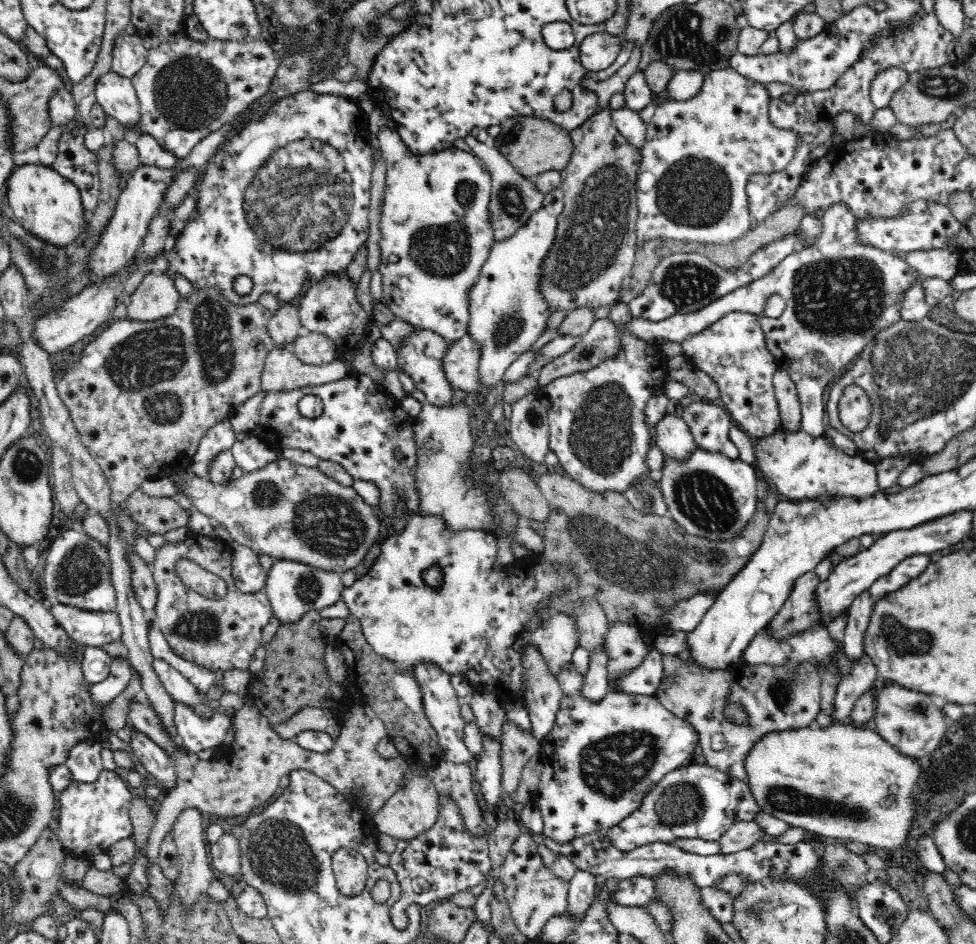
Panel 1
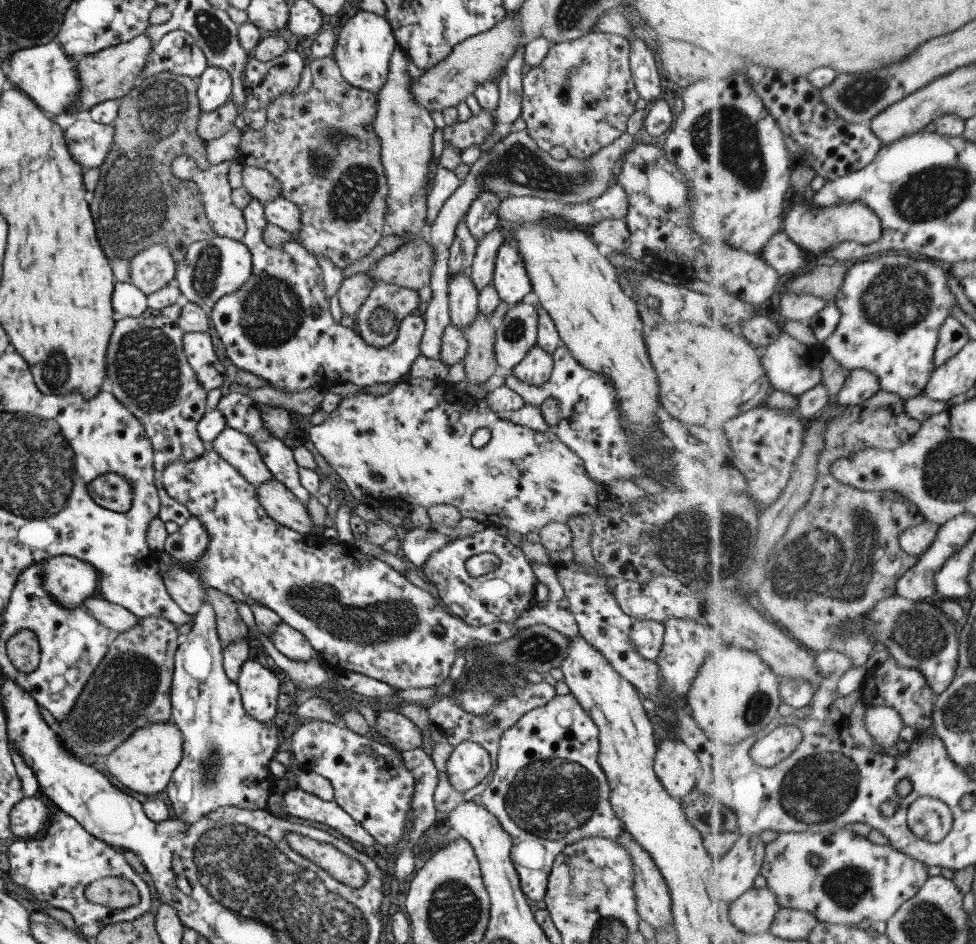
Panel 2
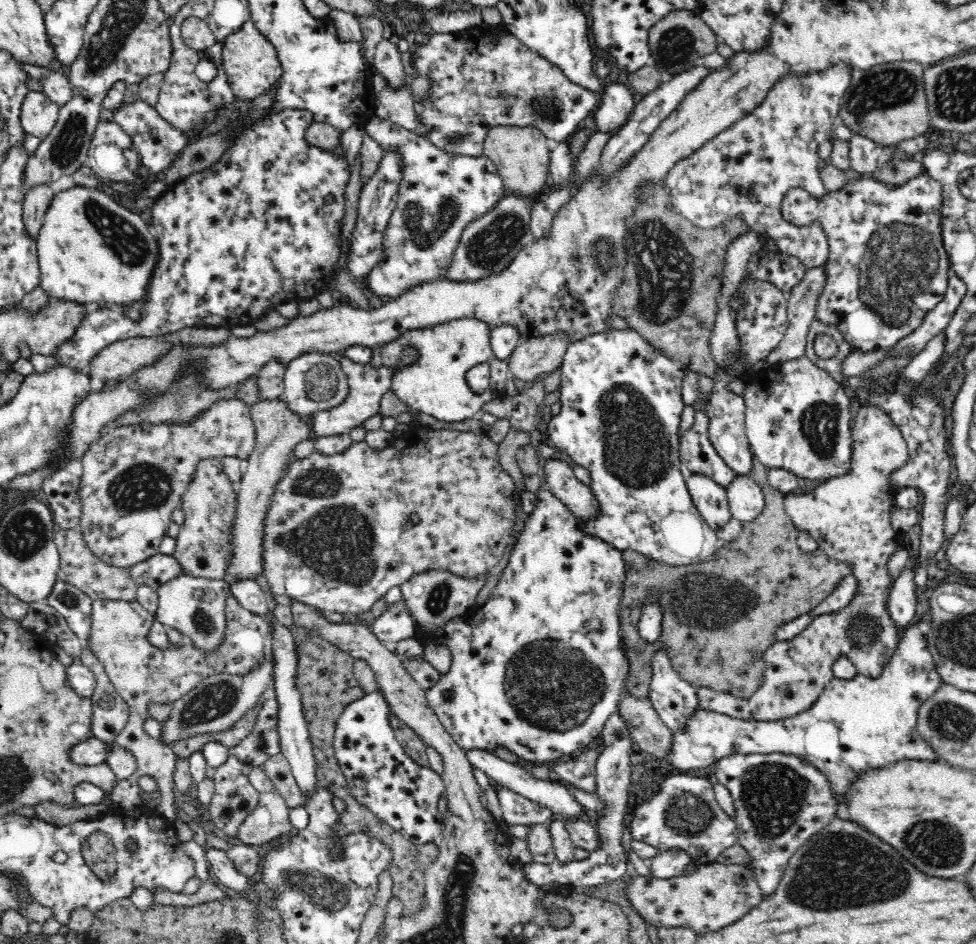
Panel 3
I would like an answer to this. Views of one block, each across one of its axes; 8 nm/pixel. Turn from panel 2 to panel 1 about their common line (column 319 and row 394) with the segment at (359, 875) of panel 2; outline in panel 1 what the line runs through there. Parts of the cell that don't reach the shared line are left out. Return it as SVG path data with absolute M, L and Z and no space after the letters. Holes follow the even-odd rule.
M850 385L842 392L837 412L846 428L854 432L862 432L872 419L872 401L864 388Z

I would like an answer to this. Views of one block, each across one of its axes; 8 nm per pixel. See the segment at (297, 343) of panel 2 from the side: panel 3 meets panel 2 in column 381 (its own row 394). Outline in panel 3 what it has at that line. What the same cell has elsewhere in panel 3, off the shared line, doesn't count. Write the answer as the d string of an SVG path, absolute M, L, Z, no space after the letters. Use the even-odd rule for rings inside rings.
M412 344L404 346L401 353L401 357L394 365L394 368L388 368L384 365L375 368L370 363L358 365L348 360L348 358L343 357L339 362L347 378L349 388L347 397L338 406L333 406L328 410L321 410L313 414L309 419L312 435L327 437L333 434L348 433L352 427L360 426L366 418L380 414L380 398L391 389L391 378L399 370L414 365L421 356L420 351Z

